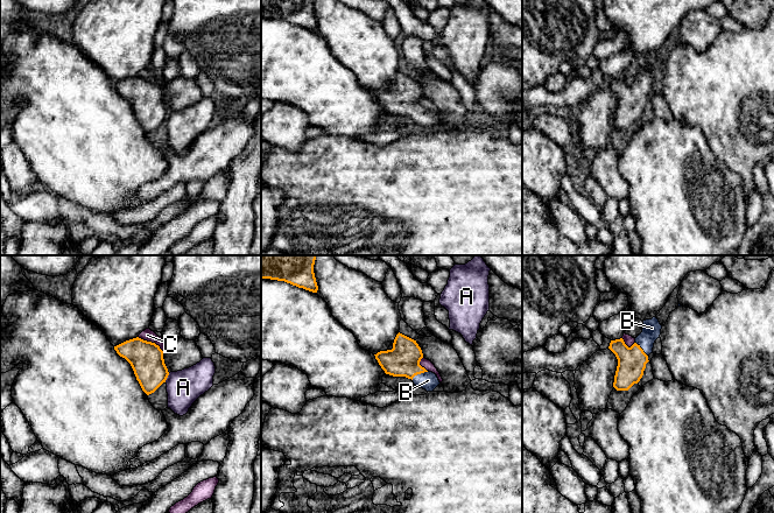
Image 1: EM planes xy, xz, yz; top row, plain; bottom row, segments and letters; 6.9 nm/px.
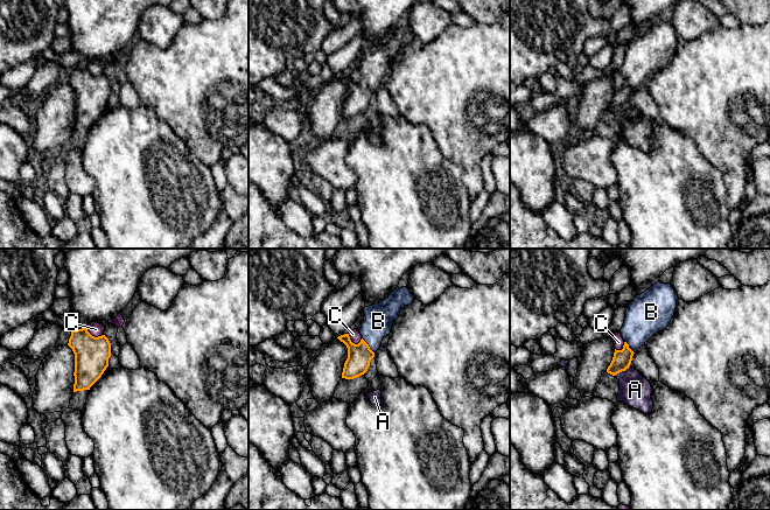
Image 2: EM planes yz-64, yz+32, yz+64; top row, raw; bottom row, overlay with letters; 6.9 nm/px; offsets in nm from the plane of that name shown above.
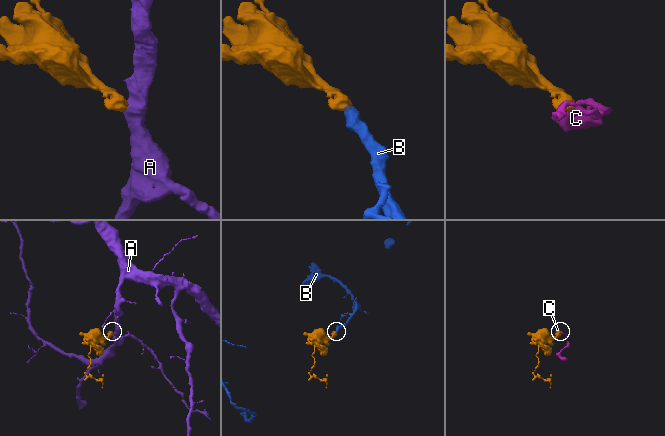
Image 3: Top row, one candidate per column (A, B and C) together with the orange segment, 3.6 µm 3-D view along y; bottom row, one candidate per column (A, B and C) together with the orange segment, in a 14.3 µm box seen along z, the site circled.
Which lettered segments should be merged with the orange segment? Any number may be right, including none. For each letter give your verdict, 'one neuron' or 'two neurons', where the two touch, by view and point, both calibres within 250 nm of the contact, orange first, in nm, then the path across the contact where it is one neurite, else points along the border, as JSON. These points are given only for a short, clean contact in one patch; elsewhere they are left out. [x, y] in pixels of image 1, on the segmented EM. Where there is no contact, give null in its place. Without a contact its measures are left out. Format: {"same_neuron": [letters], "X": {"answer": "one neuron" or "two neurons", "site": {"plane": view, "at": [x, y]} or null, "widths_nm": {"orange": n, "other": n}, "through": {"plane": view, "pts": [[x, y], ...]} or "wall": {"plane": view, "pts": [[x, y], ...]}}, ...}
{"same_neuron": ["B"], "A": {"answer": "two neurons", "site": {"plane": "xy", "at": [167, 377]}, "widths_nm": {"orange": 240, "other": 240}, "wall": {"plane": "xy", "pts": [[169, 373], [164, 381]]}}, "B": {"answer": "one neuron", "site": {"plane": "xz", "at": [420, 373]}, "widths_nm": {"orange": 220, "other": 130}, "through": {"plane": "xz", "pts": [[403, 359], [420, 373], [428, 380]]}}, "C": {"answer": "two neurons", "site": {"plane": "xy", "at": [150, 342]}, "widths_nm": {"orange": 240, "other": 80}, "wall": {"plane": "xy", "pts": [[138, 337], [154, 342], [162, 351]]}}}

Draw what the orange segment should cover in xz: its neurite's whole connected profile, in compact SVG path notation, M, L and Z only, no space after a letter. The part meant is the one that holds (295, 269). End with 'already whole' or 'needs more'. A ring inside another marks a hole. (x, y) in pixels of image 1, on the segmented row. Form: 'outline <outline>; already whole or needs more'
outline M261 255L261 279L284 281L317 293L315 260L316 255Z; already whole

